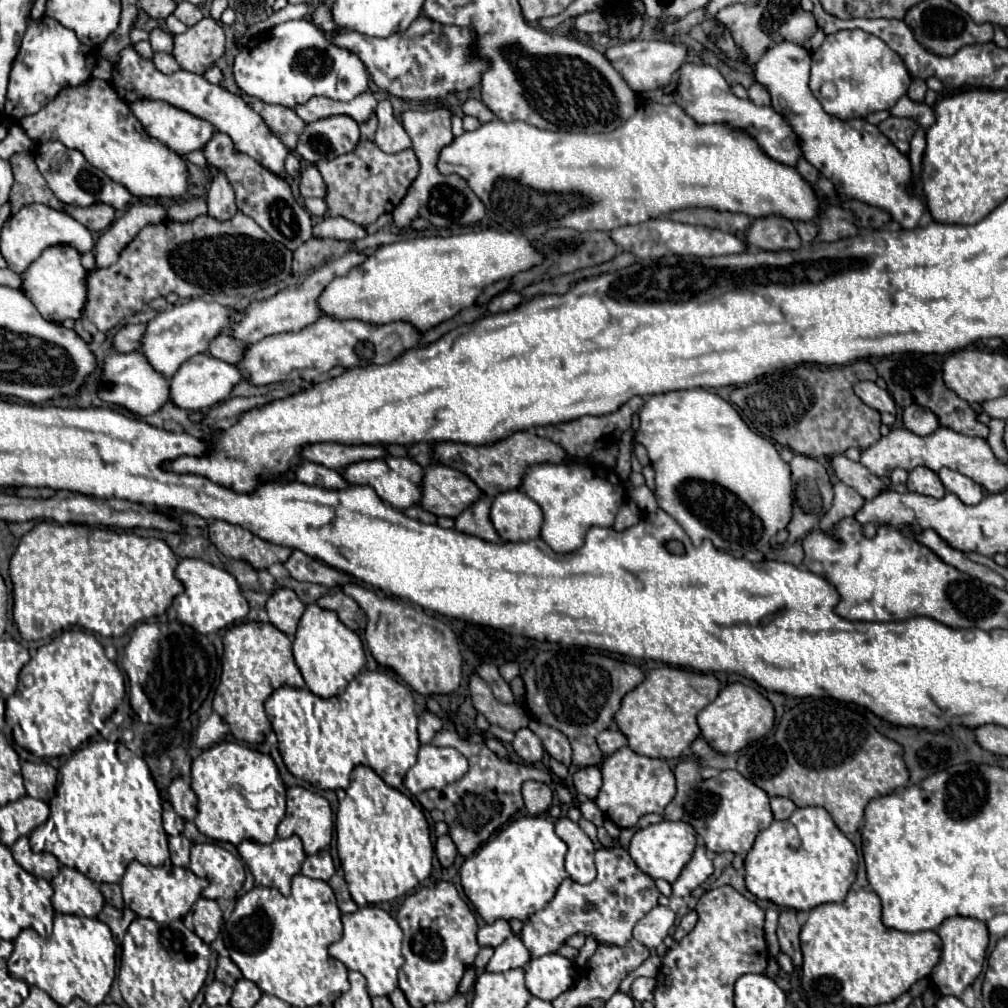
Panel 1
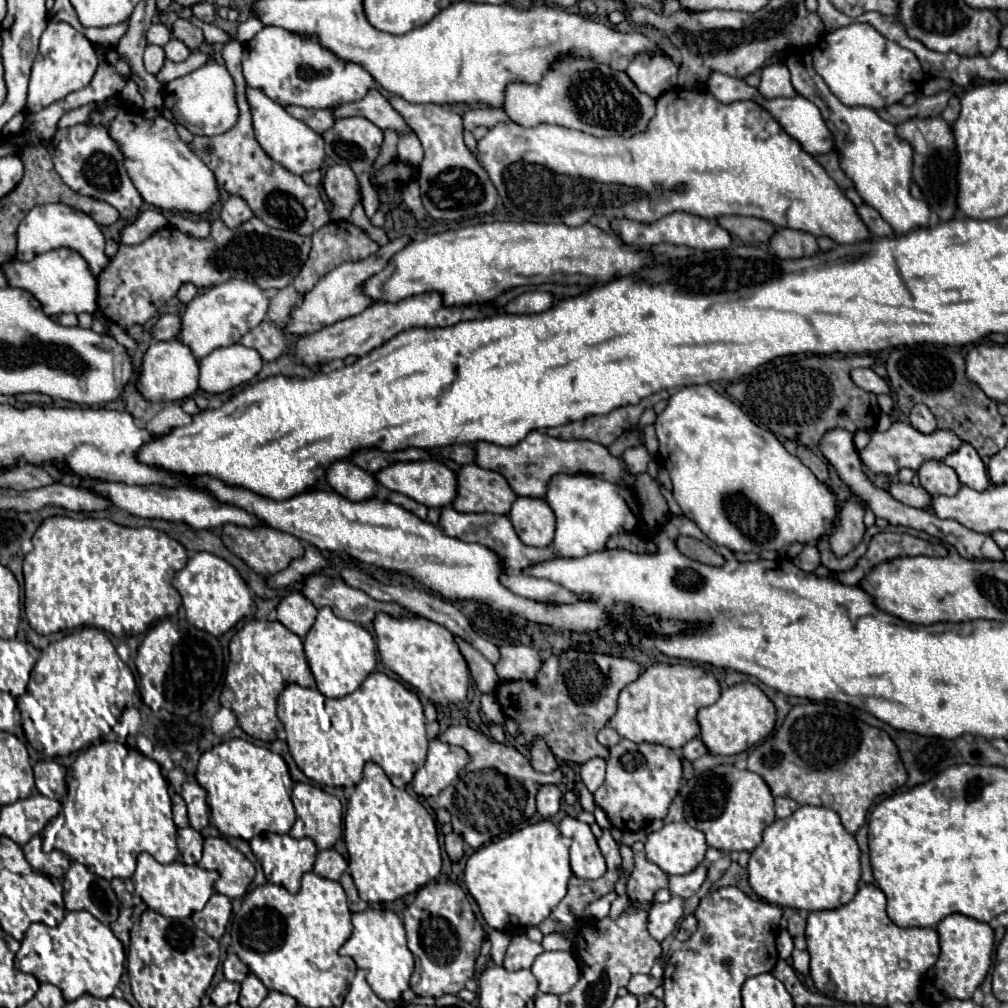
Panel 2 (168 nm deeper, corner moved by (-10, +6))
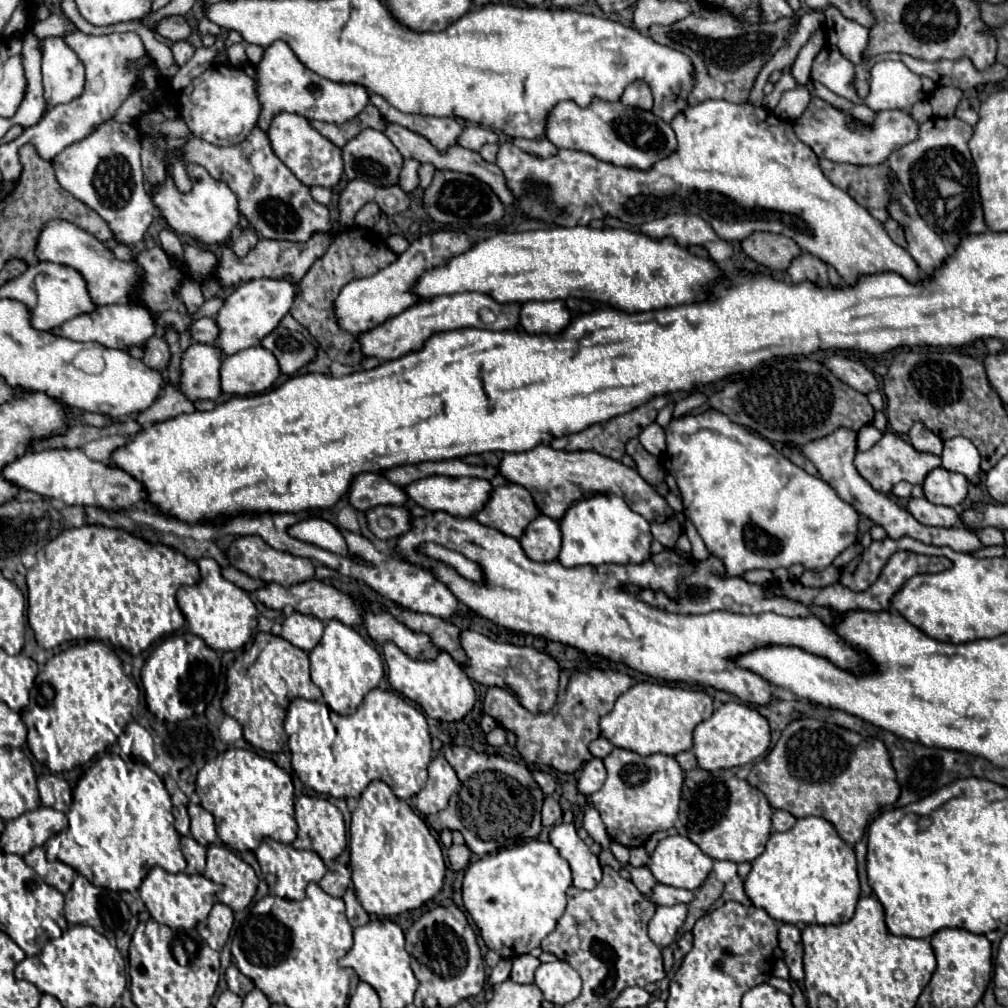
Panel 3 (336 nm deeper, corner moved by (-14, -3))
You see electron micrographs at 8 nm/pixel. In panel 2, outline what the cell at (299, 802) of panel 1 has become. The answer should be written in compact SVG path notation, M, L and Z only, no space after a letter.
M294 784L292 802L296 808L296 824L290 830L292 838L312 838L318 850L328 850L336 844L336 840L342 836L342 804L336 796L326 794L324 790L312 786L312 784Z

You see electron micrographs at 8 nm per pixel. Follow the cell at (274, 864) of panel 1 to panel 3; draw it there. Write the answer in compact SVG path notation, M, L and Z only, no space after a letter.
M264 839L254 853L256 853L256 859L260 863L260 869L266 877L266 881L270 881L270 891L282 899L304 899L306 885L310 881L318 883L322 879L322 875L326 873L324 861L314 851L298 851L292 845L278 843L274 839Z

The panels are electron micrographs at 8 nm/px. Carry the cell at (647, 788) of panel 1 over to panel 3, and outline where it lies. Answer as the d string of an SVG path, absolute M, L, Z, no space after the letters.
M614 749L604 759L604 765L608 771L608 779L604 787L588 795L588 799L598 807L608 835L614 841L626 847L640 847L652 833L674 827L684 783L684 771L674 757L662 753L642 757L628 749Z

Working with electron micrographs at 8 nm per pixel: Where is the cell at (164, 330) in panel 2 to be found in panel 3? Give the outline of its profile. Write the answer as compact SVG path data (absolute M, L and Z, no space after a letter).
M202 317L202 319L192 321L192 325L190 325L188 331L190 331L192 341L206 343L206 345L212 345L214 339L216 339L216 335L218 335L218 329L216 329L214 319L208 319L208 317Z

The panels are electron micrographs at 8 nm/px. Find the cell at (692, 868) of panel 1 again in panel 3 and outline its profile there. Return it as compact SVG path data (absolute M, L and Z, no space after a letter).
M656 883L650 899L656 903L656 905L674 905L674 903L690 903L692 899L696 897L696 891L688 891L688 889L676 889L676 887L670 887L670 885L662 885L662 883Z

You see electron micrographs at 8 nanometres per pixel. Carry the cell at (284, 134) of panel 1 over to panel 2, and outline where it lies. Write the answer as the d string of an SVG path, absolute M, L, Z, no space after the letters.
M286 106L286 110L288 110L294 118L306 122L306 124L308 124L314 132L318 132L318 134L324 134L324 132L330 130L330 128L334 126L334 122L336 122L334 112L330 112L328 108L326 108L326 110L312 110L312 108L300 108L300 106Z

